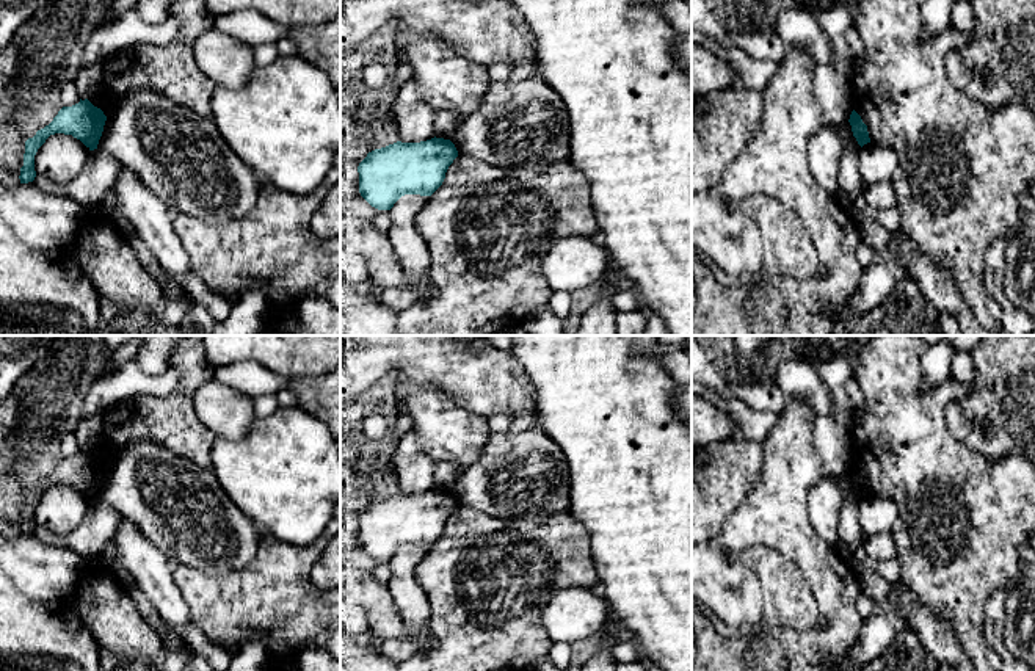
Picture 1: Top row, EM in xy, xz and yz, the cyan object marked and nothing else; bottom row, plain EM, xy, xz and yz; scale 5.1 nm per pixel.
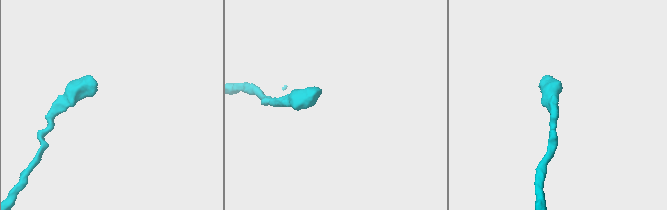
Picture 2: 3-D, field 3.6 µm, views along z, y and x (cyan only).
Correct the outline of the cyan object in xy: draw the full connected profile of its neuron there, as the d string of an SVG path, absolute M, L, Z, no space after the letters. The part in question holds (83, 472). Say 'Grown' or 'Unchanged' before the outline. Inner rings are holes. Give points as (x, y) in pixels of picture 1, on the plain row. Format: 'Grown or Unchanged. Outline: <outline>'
Unchanged. Outline: M88 450L72 458L63 458L53 472L38 481L25 492L24 517L20 519L20 535L33 533L36 528L34 506L50 486L64 484L80 491L89 502L97 500L107 467Z

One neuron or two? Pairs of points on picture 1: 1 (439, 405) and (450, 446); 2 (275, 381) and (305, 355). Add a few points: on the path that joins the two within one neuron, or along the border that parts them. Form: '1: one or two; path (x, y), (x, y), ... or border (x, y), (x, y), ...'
1: one; path (439, 414), (439, 424), (450, 436)
2: two; border (245, 361), (254, 361), (289, 378)

